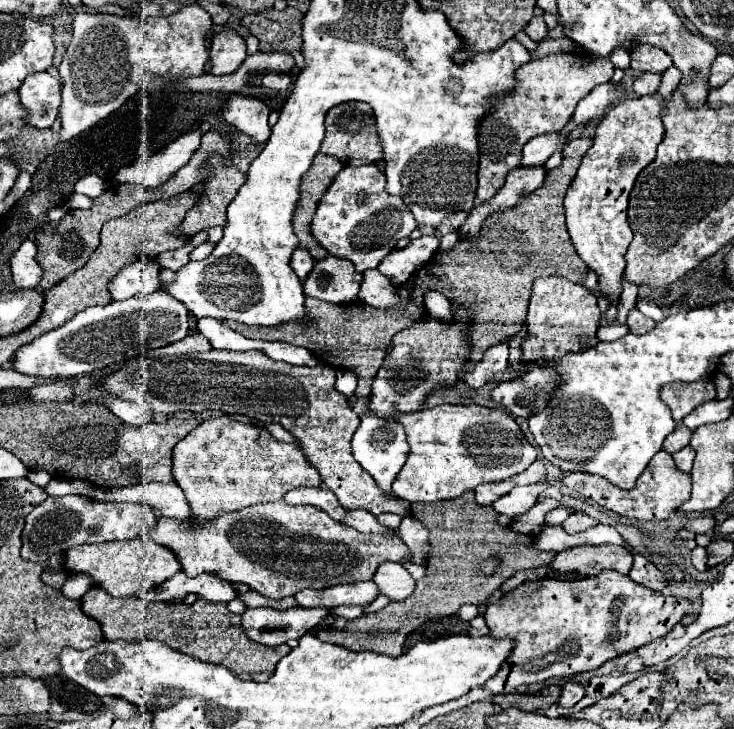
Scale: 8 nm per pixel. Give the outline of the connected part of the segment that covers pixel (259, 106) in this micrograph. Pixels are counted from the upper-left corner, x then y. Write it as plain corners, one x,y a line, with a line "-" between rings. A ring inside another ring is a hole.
230,94
220,110
224,122
252,136
260,144
266,142
270,136
268,114
270,108
266,106
264,100
258,100
254,96
242,96
242,94

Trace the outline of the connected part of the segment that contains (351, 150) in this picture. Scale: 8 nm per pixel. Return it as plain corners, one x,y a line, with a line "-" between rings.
346,102
338,104
326,114
326,138
320,146
322,154
336,156
344,166
362,166
362,164
376,164
384,158
384,150
380,146
380,136
376,130
376,118
366,104

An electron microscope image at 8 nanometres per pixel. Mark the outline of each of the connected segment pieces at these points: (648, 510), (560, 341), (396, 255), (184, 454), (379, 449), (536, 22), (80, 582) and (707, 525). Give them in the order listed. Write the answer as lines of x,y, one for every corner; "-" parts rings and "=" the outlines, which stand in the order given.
660,450
652,462
646,466
644,474
636,480
636,486
632,490
622,490
610,482
606,482
600,476
592,474
578,474
578,494
596,502
598,506
604,506
606,510
612,510
620,516
626,518
636,518
636,520
666,520
672,512
678,512
678,508
690,498
690,484
692,478
690,474
682,472
676,464
674,458
=
538,278
532,286
530,308
528,308
528,338
522,342
522,358
526,362
536,362
544,358
548,362
558,362
568,352
582,350
586,338
596,336
600,324
600,308
596,296
568,278
=
420,236
410,240
410,244
402,250
392,250
378,266
378,270
392,282
394,286
404,284
412,272
424,266
438,248
436,236
=
228,416
202,422
172,452
172,474
192,508
192,522
212,520
246,506
276,502
298,486
322,486
318,470
308,466
300,446
276,442
264,428
240,424
=
376,414
362,416
358,432
352,438
352,454
360,462
360,466
364,466
364,470
370,472
370,476
376,480
380,490
394,500
398,498
396,494
392,494
392,482
406,460
406,452
408,452
408,442
404,430
396,420
392,420
392,416
376,416
=
534,16
531,22
525,26
524,32
535,42
541,41
544,36
546,36
546,32
548,32
548,28
546,28
546,24
544,24
544,20
542,20
542,16
=
70,573
61,591
67,598
80,599
94,585
94,581
89,575
=
706,514
706,516
700,516
700,518
690,518
684,524
684,528
692,530
694,534
710,534
712,528
714,528
714,516

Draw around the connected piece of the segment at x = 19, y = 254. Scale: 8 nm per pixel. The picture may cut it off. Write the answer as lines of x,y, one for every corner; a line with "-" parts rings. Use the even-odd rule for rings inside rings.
26,238
12,256
10,268
12,268
12,278
18,290
34,289
39,285
43,270
36,260
36,254
36,242

